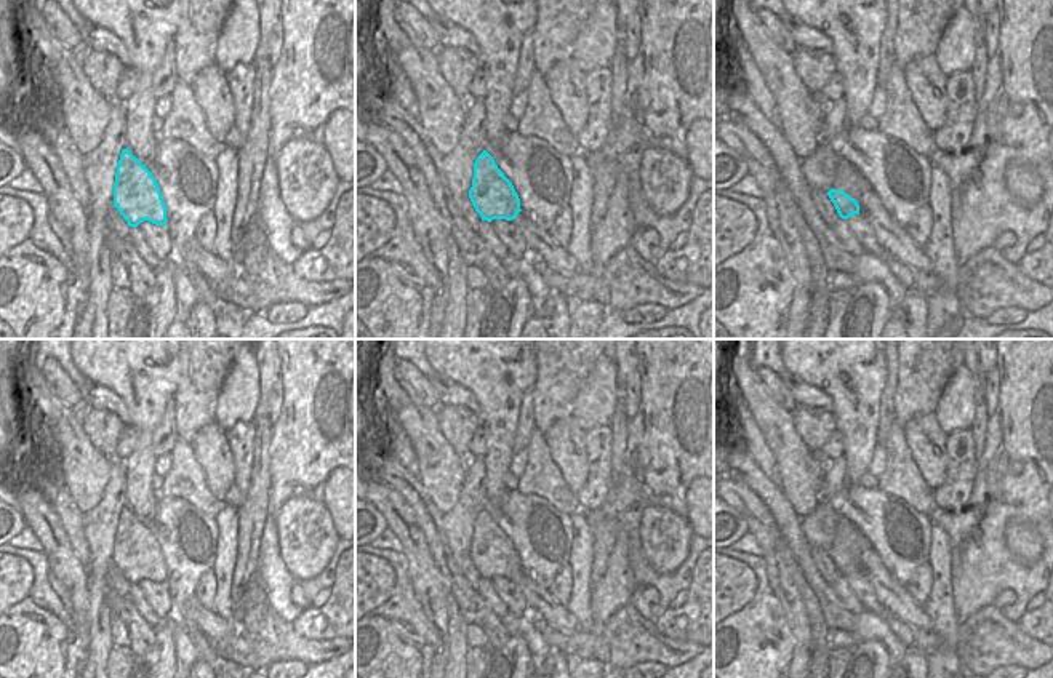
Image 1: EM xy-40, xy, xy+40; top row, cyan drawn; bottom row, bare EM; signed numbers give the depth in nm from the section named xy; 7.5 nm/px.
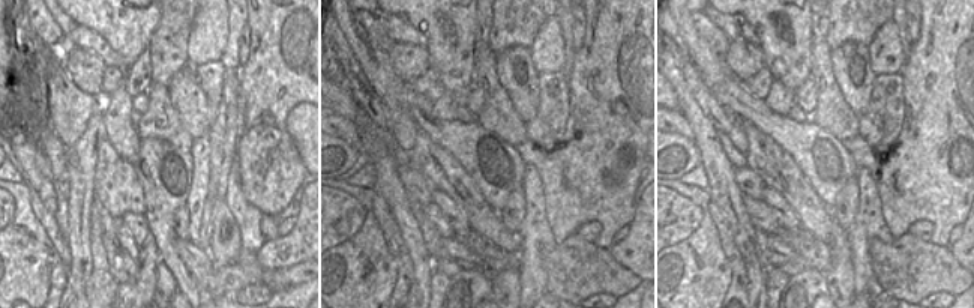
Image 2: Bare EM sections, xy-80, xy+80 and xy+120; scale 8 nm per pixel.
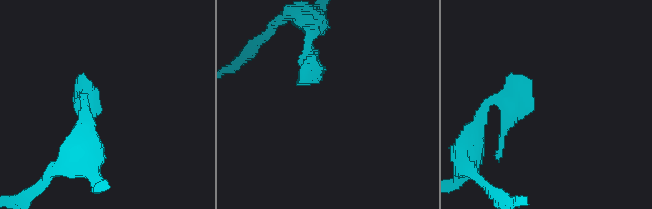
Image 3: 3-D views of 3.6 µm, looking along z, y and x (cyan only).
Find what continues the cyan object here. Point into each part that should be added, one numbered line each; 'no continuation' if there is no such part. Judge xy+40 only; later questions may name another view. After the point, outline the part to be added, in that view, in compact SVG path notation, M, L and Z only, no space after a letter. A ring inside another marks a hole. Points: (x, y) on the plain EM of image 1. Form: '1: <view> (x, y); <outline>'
no continuation

